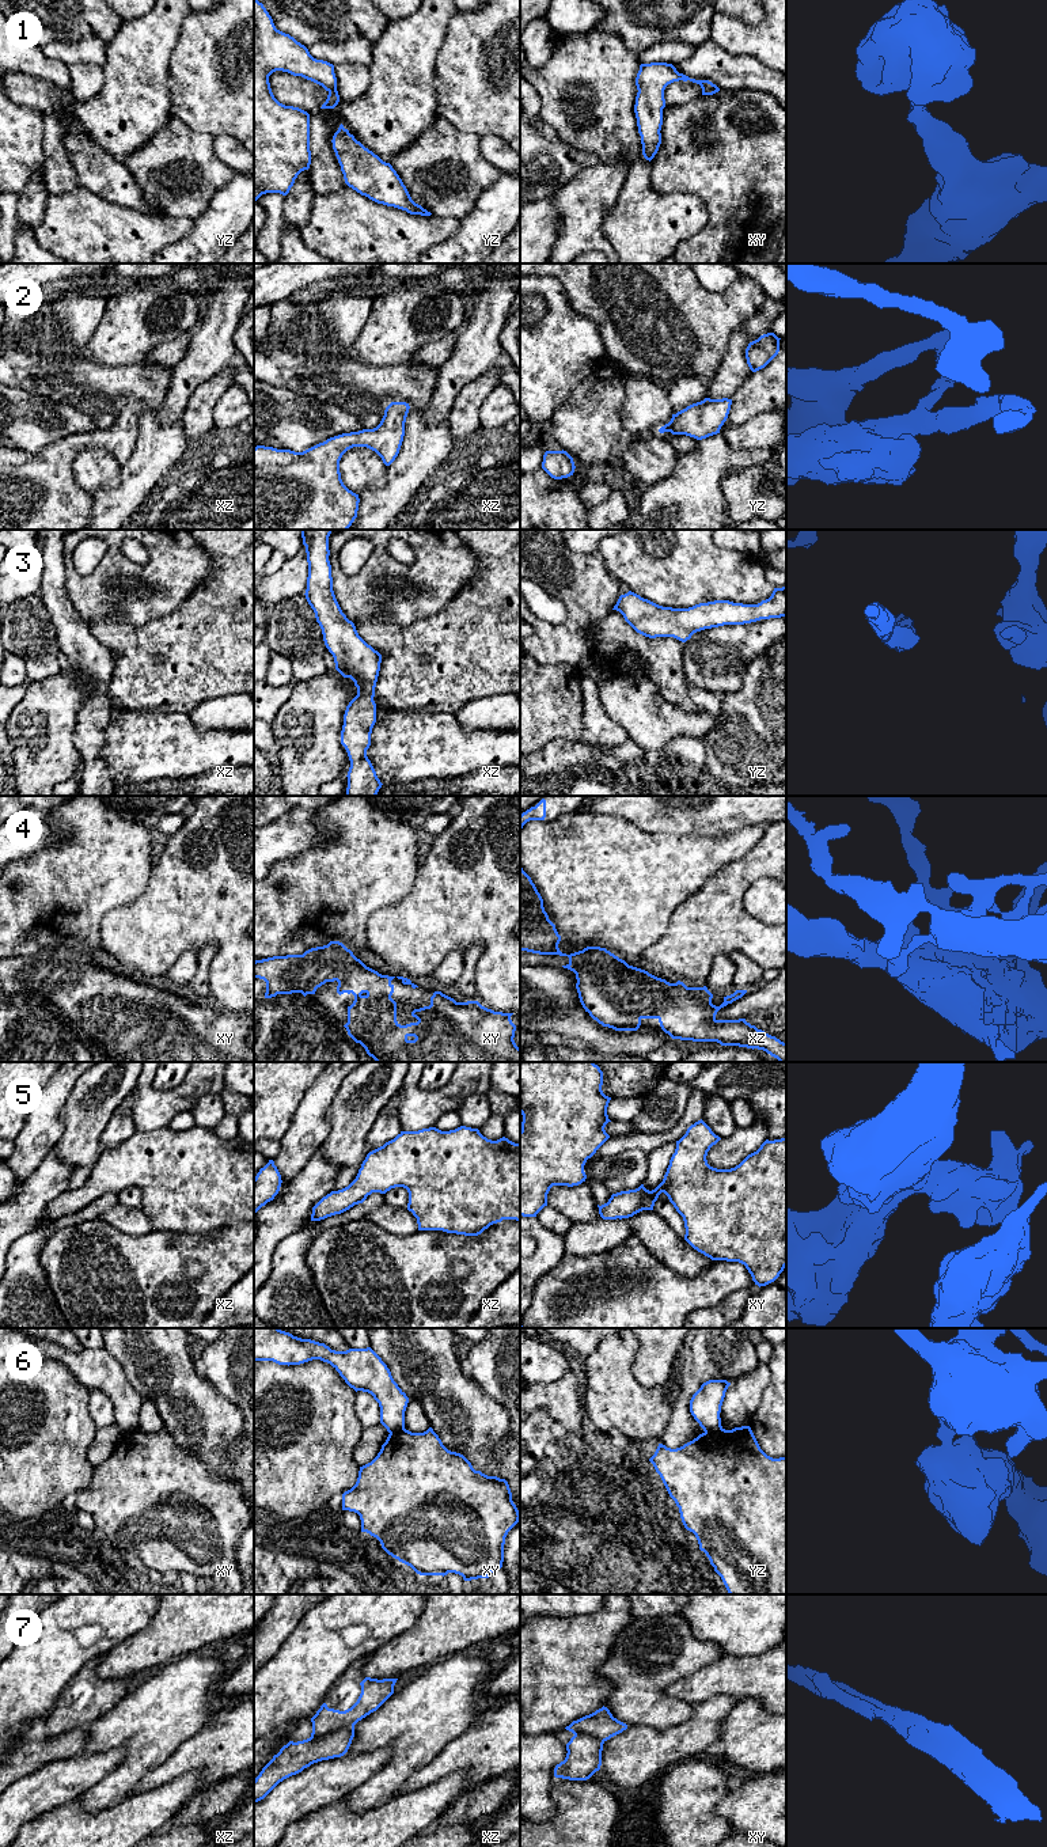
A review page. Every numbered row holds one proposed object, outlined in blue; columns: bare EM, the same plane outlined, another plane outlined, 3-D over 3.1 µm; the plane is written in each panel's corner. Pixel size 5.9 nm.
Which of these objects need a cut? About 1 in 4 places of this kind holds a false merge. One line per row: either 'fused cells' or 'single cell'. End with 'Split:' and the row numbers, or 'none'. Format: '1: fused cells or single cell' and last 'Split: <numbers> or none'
1: single cell
2: single cell
3: single cell
4: single cell
5: single cell
6: fused cells
7: fused cells
Split: 6, 7

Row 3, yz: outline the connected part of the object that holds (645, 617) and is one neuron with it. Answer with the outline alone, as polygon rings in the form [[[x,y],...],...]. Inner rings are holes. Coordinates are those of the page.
[[[786,585],[782,588],[774,588],[771,596],[758,604],[714,600],[699,603],[688,608],[663,607],[629,591],[627,593],[619,596],[612,610],[619,611],[623,615],[625,621],[637,633],[645,637],[674,637],[682,642],[686,642],[694,633],[705,629],[718,627],[724,625],[744,625],[760,619],[786,617]]]

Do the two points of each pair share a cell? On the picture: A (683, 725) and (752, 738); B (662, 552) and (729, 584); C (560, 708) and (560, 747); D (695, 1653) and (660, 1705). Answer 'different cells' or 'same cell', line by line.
A: different cells
B: same cell
C: different cells
D: same cell

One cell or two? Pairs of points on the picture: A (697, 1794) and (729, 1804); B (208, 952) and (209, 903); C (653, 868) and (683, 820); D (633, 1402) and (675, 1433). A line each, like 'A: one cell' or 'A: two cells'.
A: two cells
B: two cells
C: two cells
D: two cells

